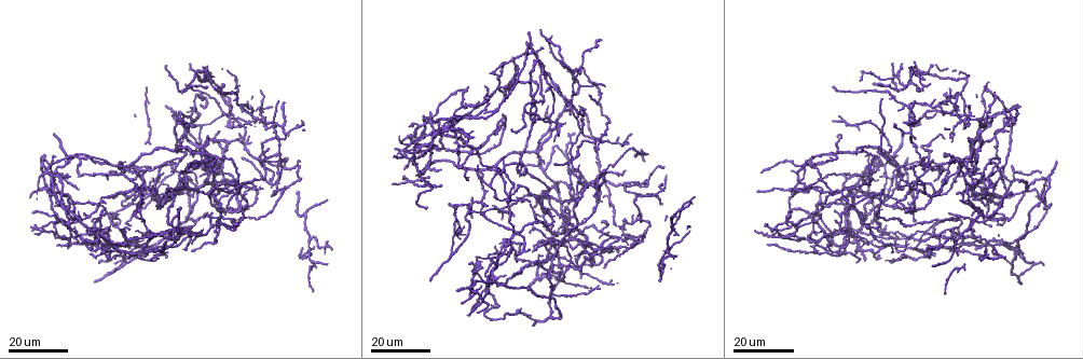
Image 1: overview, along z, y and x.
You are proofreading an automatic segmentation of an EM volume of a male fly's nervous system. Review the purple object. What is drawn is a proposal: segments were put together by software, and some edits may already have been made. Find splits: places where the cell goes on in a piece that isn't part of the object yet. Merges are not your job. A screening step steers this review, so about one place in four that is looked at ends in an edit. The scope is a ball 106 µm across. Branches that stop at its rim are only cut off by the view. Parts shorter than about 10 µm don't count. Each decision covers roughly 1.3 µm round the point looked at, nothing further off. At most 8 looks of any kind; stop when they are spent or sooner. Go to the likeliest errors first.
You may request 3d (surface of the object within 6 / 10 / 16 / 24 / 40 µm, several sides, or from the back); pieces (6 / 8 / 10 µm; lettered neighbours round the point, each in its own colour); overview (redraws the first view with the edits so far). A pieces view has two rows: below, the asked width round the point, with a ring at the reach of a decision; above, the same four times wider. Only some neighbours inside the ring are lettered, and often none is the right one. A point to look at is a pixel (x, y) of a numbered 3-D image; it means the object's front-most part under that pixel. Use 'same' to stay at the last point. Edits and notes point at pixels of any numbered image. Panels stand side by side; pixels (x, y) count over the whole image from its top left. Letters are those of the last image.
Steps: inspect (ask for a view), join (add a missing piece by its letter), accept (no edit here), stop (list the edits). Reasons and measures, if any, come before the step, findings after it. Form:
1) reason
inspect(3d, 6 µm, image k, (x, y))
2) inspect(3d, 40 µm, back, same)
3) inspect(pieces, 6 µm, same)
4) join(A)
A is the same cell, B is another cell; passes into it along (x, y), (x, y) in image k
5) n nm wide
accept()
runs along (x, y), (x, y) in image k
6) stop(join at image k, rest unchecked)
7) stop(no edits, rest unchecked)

an open end
inspect(3d, 24 µm, image 1, (568, 222))

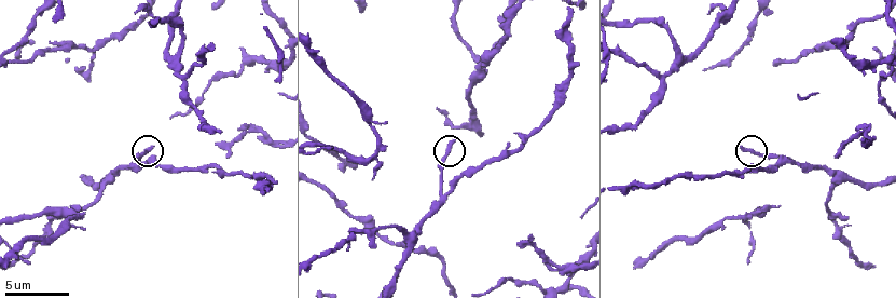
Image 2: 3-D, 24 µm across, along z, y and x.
inspect(pieces, 8 µm, image 2, (741, 149))

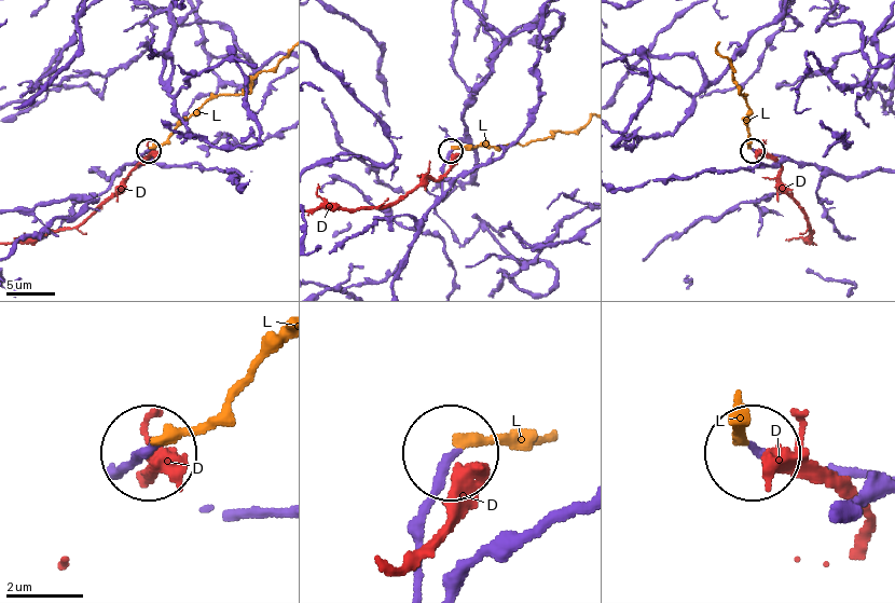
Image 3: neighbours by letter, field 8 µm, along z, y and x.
join(L)
L is the same cell, D is another cell; passes into it along (422, 549), (456, 450), (540, 443) in image 3; it goes on there

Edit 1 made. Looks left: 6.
free end
inspect(3d, 16 µm, image 1, (588, 95))

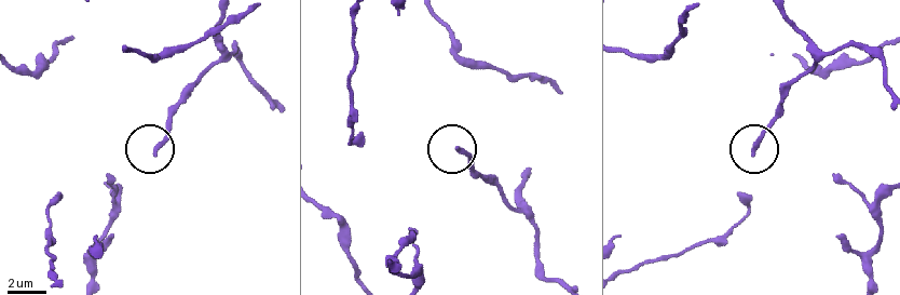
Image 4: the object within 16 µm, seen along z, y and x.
inspect(pieces, 6 µm, image 4, (755, 149))

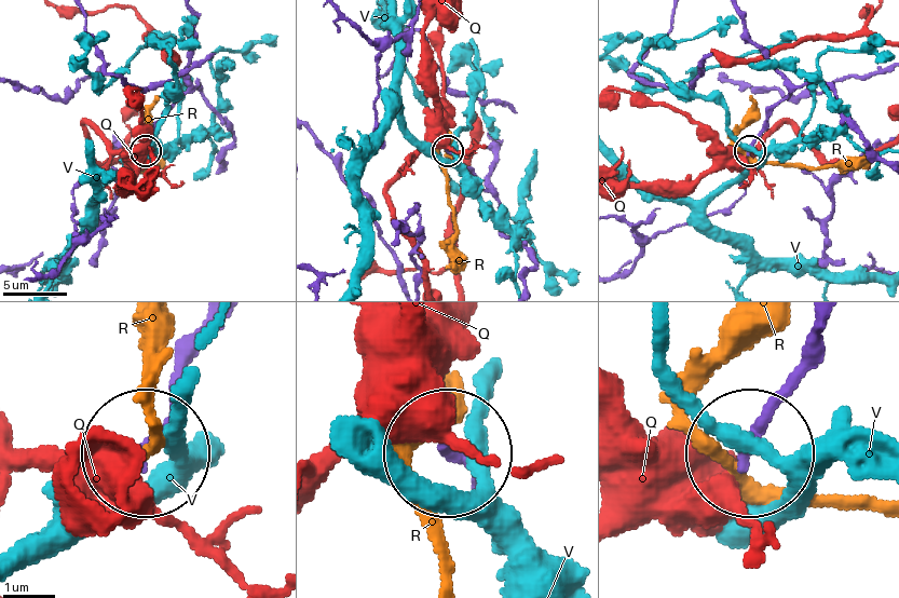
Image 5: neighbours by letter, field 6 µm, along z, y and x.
230 nm wide
accept()
Q, R and V are other cells; runs along (740, 18), (748, 38), (779, 73), (787, 90), (751, 150) in image 5; none of them fits

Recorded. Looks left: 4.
branch stops here
inspect(3d, 16 µm, image 1, (497, 135))

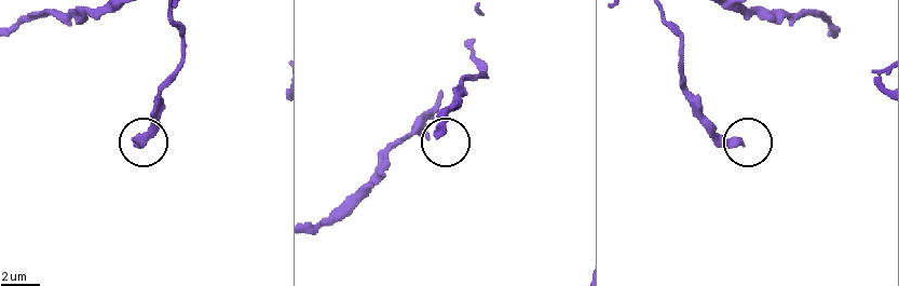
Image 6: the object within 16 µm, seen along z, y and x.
inspect(pieces, 10 µm, image 6, (738, 144))

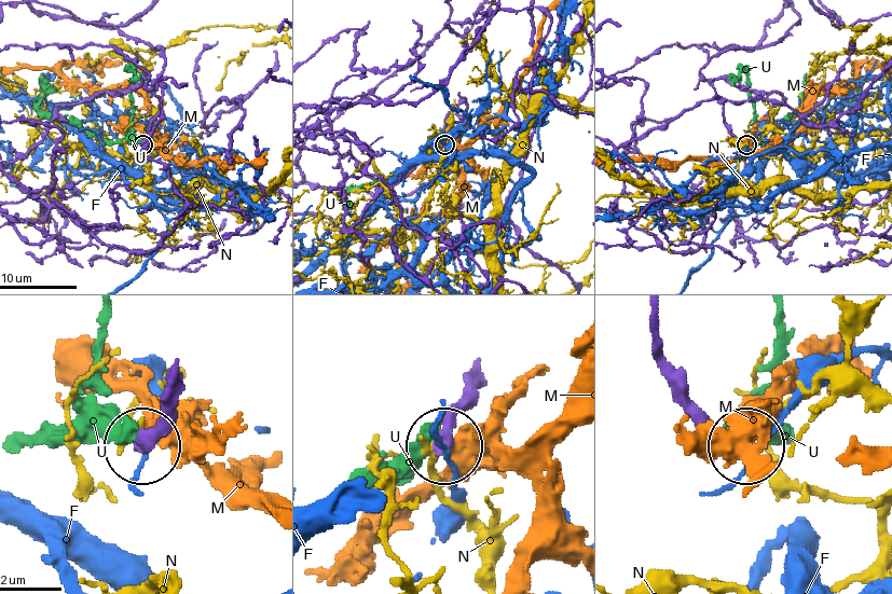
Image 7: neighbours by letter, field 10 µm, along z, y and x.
accept()
F, M, N and U are other cells; runs along (481, 367), (444, 442) in image 7; no lettered piece goes on from it

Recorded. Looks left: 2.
tapers out
inspect(3d, 16 µm, image 1, (122, 246))

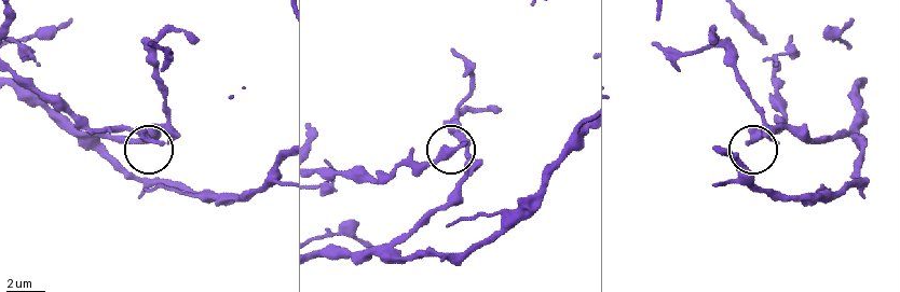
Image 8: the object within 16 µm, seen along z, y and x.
inspect(pieces, 6 µm, image 8, (461, 144))

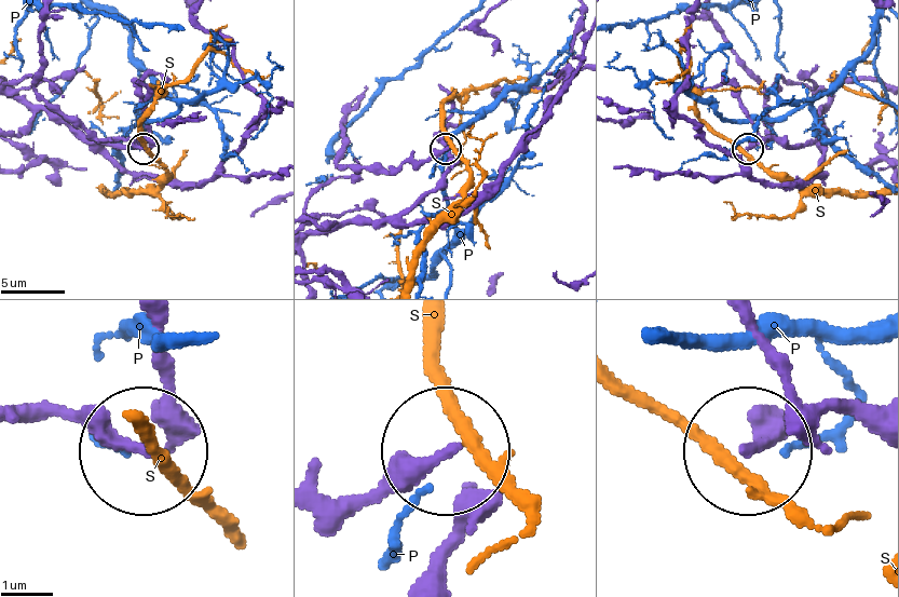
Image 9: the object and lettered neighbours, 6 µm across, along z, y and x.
accept()
P and S are other cells; no lettered piece goes on from it

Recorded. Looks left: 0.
stop(join at image 3, rest unchecked)

